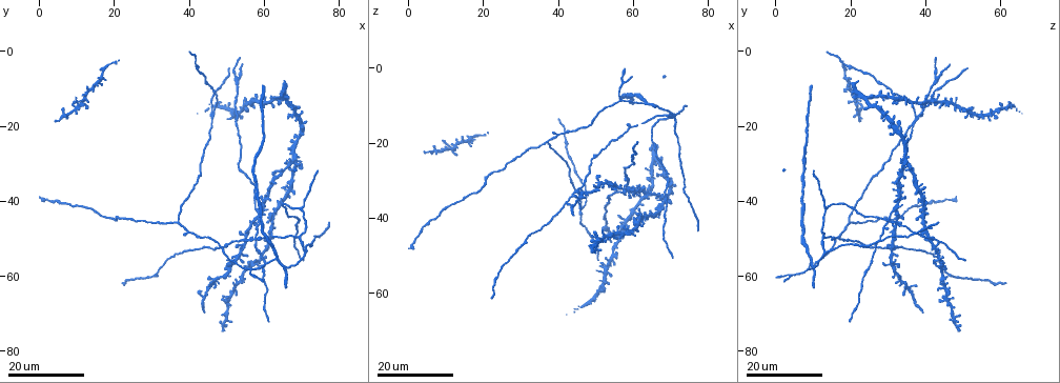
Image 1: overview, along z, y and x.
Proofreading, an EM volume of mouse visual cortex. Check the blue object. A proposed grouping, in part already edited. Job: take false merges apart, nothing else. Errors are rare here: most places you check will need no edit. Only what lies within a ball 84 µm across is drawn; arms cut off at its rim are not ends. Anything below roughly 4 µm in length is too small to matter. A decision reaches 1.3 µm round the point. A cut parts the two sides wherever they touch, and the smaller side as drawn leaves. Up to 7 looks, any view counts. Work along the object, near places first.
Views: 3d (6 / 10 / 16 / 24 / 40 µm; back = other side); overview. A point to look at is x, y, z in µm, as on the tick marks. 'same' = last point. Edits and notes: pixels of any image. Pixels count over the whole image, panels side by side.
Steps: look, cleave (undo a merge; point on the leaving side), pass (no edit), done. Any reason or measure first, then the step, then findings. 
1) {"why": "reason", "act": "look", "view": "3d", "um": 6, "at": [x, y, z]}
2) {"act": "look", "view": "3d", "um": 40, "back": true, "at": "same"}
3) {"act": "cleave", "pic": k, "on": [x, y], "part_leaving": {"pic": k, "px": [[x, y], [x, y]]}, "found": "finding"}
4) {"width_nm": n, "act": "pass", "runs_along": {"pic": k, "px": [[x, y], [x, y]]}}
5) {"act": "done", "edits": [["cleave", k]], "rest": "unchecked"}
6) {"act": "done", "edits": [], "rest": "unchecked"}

{"why": "branch point", "act": "look", "view": "3d", "um": 16, "at": [69.0, 49.5, 13.0]}

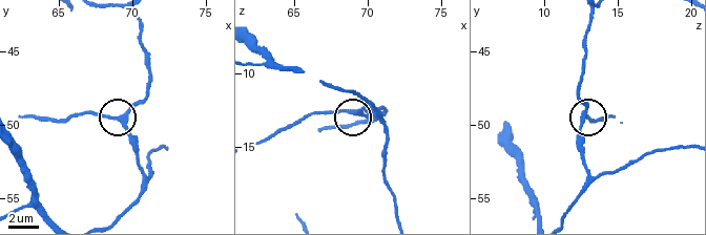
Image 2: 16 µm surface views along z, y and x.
{"act": "look", "view": "3d", "um": 10, "at": [69.0, 49.6, 12.6]}

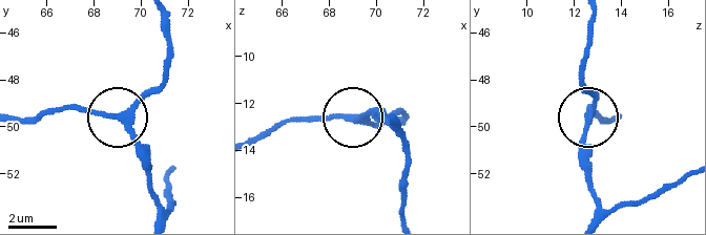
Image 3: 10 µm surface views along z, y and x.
{"arms": 3, "act": "pass", "runs_along": {"pic": 3, "px": [[159, 212], [145, 146], [123, 122], [81, 109], [46, 109]]}, "found": "one neuron here"}

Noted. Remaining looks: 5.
{"why": "three-way junction", "act": "look", "view": "3d", "um": 24, "at": [57.0, 58.5, 9.0]}

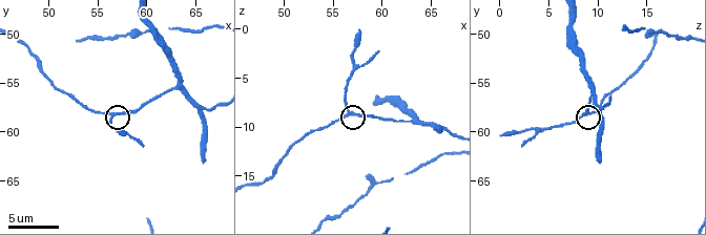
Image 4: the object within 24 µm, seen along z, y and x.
{"act": "look", "view": "3d", "um": 10, "at": [56.6, 58.4, 8.4]}

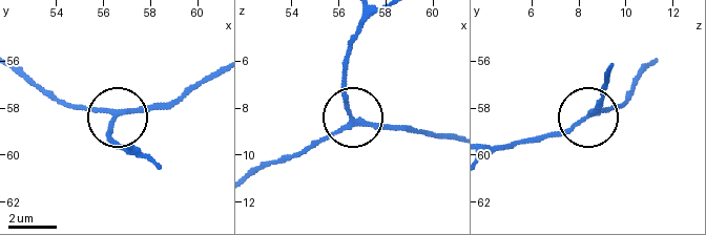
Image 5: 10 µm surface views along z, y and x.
{"side_arm_um": 10, "act": "pass", "runs_along": {"pic": 5, "px": [[652, 65], [618, 105], [534, 142]]}, "found": "continuous, no second neuron"}

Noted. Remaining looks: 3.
{"why": "branch point", "act": "look", "view": "3d", "um": 24, "at": [36.5, 45.0, 19.5]}

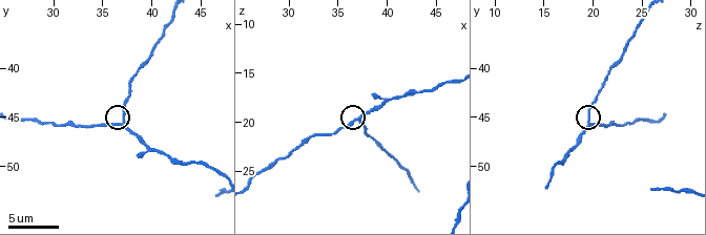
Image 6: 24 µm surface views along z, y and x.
{"act": "look", "view": "3d", "um": 6, "at": [36.8, 45.8, 19.8]}

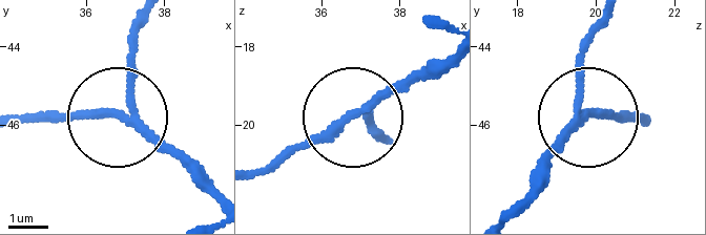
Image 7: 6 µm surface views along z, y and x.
{"act": "pass", "runs_along": {"pic": 7, "px": [[142, 23], [115, 109], [38, 113]]}, "found": "one neuron here"}

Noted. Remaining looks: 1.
{"act": "done", "edits": [], "rest": "unchecked"}

